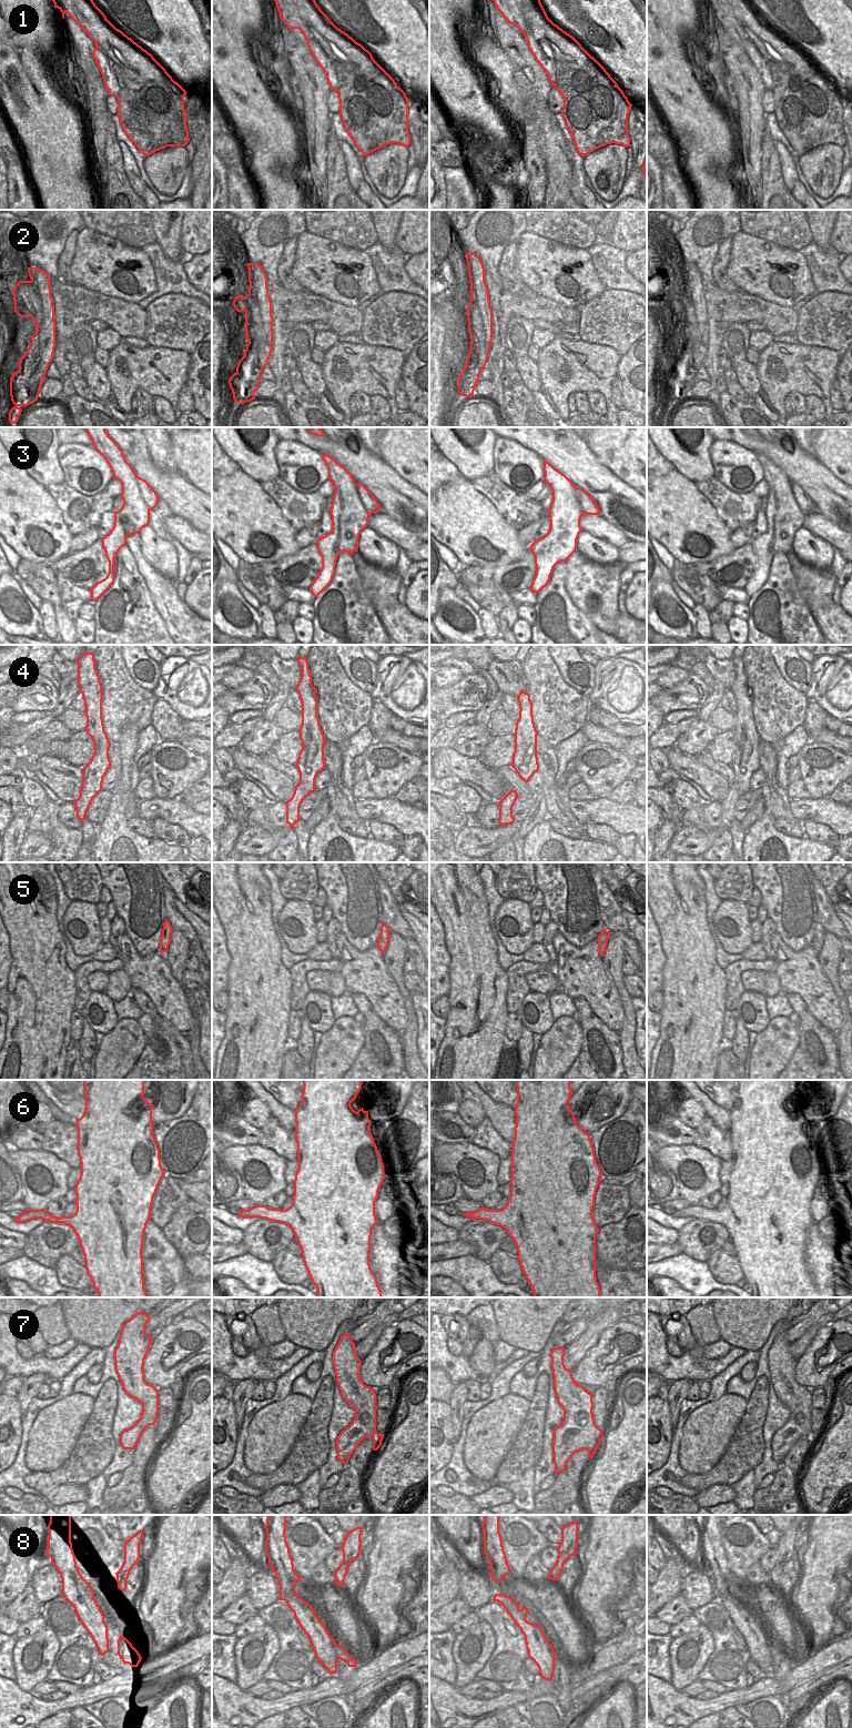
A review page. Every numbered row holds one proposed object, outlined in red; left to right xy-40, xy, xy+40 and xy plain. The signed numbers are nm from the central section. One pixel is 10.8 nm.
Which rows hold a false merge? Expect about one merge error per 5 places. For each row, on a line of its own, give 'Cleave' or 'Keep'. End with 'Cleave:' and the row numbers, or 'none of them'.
1: Cleave
2: Cleave
3: Cleave
4: Keep
5: Keep
6: Keep
7: Keep
8: Cleave
Cleave: 1, 2, 3, 8

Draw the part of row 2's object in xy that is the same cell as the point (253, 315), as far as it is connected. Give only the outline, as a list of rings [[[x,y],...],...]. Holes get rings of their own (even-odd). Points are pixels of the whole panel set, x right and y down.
[[[246,294],[244,297],[239,295],[233,301],[233,306],[237,312],[245,313],[245,335],[253,337],[255,345],[264,343],[263,320],[258,302],[255,297]]]

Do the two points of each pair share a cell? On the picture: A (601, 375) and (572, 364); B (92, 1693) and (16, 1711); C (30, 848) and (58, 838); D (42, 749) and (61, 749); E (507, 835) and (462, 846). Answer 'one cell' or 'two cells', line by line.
A: one cell
B: one cell
C: two cells
D: one cell
E: one cell

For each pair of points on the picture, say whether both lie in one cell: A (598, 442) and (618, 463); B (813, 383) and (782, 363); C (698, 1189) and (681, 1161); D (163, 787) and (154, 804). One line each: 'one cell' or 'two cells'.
A: one cell
B: one cell
C: one cell
D: two cells

